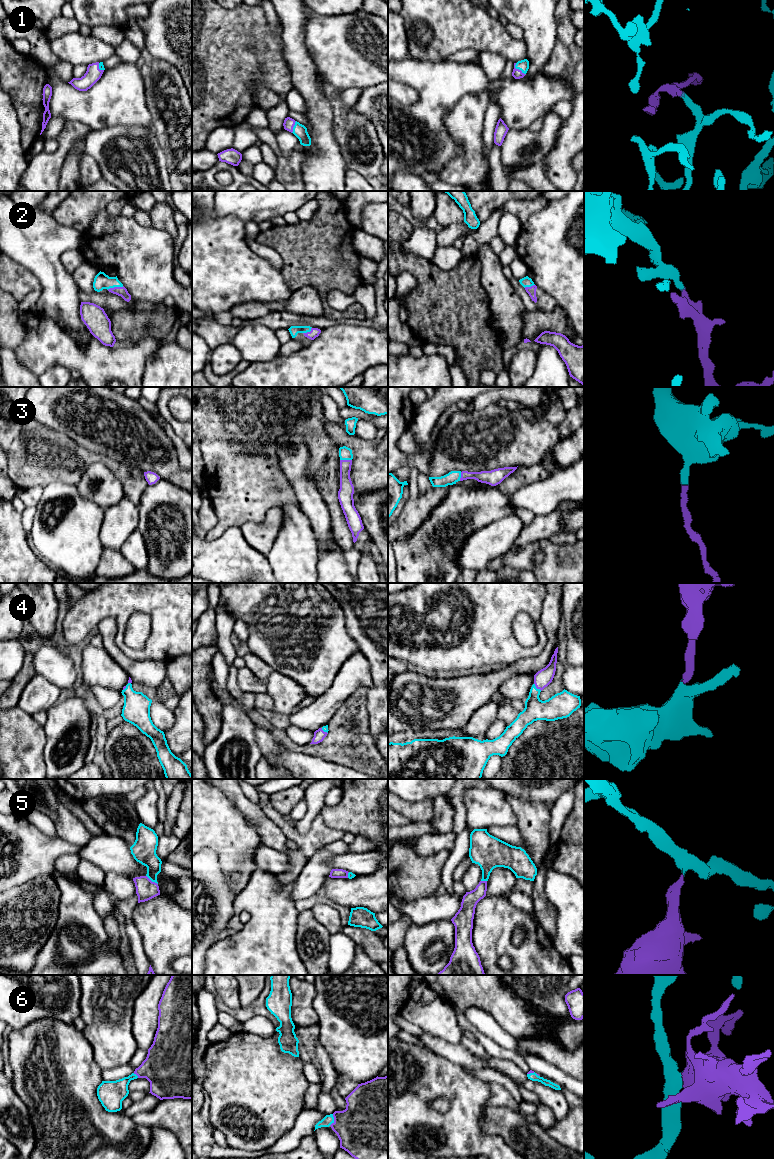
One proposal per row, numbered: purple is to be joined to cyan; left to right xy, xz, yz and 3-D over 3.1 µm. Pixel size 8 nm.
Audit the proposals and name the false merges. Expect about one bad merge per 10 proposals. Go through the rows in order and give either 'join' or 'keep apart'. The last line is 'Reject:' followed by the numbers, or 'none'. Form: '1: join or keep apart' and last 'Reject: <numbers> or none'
1: join
2: join
3: join
4: join
5: join
6: join
Reject: none

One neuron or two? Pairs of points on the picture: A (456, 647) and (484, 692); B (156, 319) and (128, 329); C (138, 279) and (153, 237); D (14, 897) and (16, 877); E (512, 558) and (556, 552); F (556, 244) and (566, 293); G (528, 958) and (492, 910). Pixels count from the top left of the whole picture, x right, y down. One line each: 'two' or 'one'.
A: two
B: one
C: one
D: two
E: one
F: one
G: one

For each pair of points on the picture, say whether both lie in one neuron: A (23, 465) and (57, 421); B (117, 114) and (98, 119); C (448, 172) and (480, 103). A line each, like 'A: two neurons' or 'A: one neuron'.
A: two neurons
B: one neuron
C: one neuron

